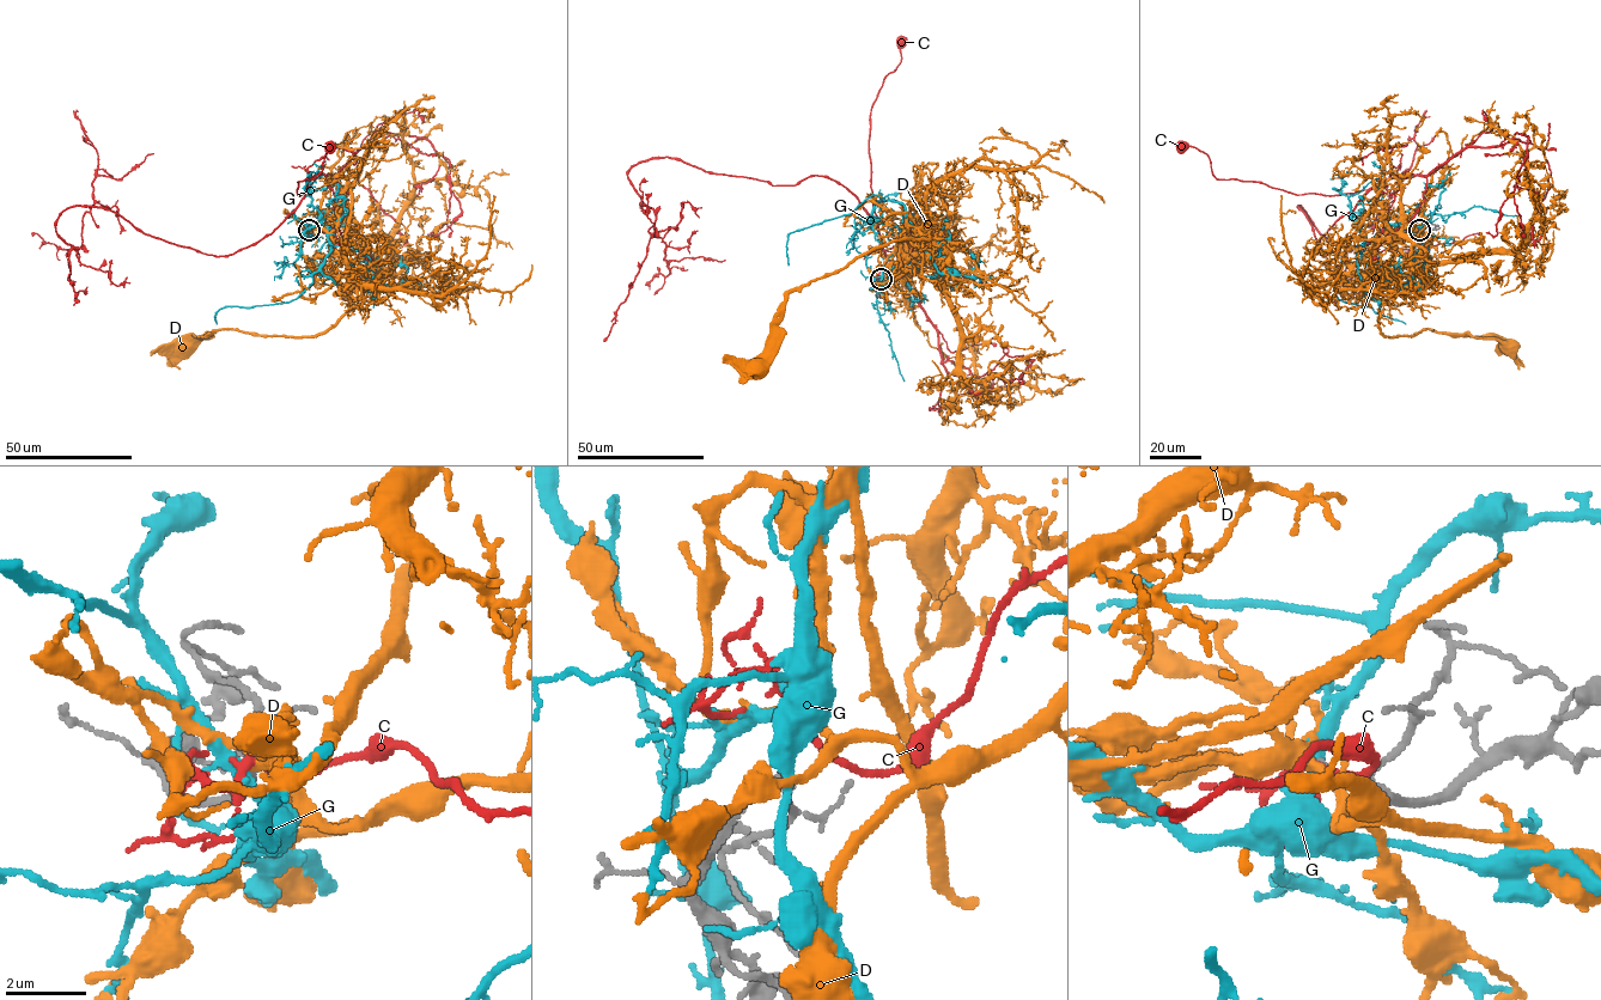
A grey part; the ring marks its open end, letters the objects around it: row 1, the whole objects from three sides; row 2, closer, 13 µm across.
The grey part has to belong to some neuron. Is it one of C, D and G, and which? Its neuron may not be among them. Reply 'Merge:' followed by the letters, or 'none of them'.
Merge: D

